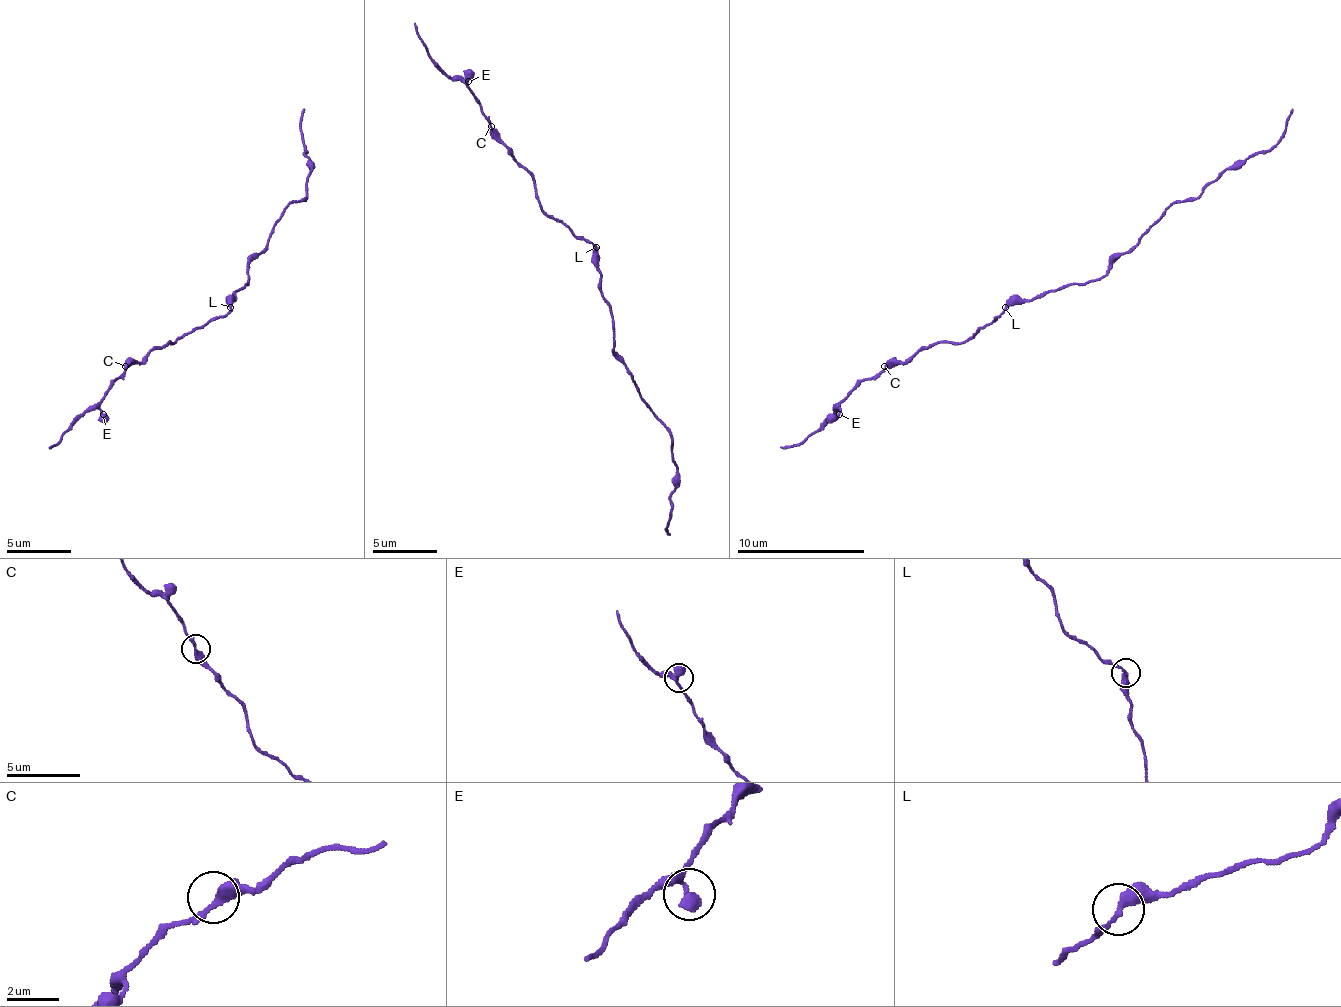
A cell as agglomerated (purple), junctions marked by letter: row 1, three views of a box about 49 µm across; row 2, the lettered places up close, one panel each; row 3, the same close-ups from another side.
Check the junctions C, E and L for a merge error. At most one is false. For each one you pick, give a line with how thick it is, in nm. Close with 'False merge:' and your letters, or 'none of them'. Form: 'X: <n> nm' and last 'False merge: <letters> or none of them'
False merge: none of them

